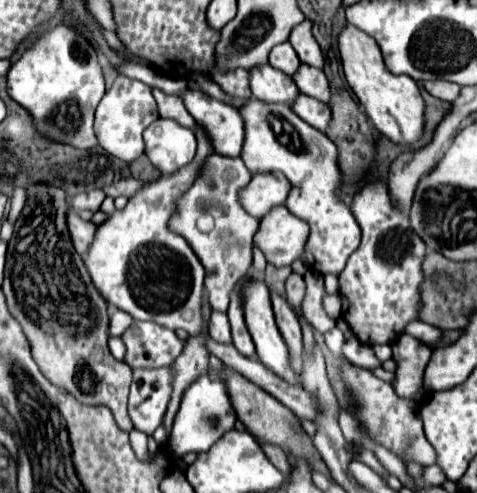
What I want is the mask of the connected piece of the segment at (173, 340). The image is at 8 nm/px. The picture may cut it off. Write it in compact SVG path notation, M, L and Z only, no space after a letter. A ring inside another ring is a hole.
M133 322L121 340L127 346L125 362L131 368L169 366L183 348L183 342L173 330L153 322Z

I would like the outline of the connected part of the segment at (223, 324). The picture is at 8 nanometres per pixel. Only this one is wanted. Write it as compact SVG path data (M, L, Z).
M213 312L209 324L209 336L219 344L231 344L231 326L225 312Z

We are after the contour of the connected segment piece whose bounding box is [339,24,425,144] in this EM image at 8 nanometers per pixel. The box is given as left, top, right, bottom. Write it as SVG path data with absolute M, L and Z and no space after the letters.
M347 24L339 36L339 52L345 78L357 94L359 102L363 104L373 126L395 144L417 142L425 132L425 100L419 92L417 82L409 76L391 74L383 64L377 42L359 28L353 28L351 24Z

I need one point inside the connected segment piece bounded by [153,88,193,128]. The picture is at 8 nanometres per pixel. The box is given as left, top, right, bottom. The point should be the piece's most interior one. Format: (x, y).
(171, 107)

